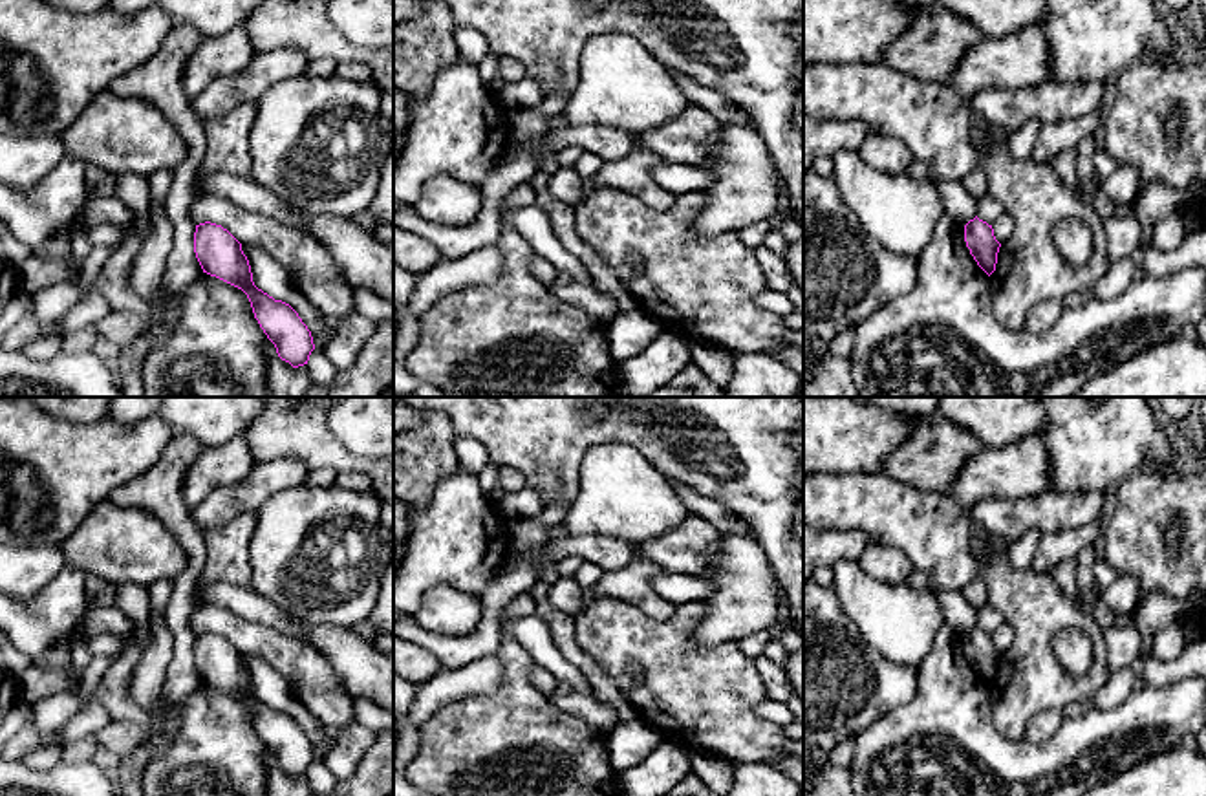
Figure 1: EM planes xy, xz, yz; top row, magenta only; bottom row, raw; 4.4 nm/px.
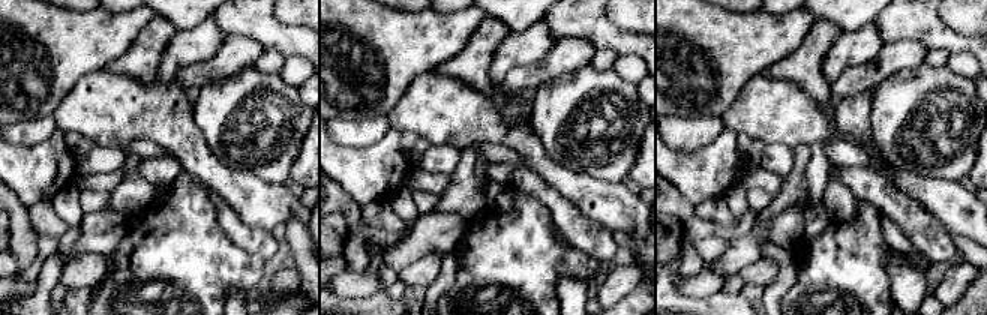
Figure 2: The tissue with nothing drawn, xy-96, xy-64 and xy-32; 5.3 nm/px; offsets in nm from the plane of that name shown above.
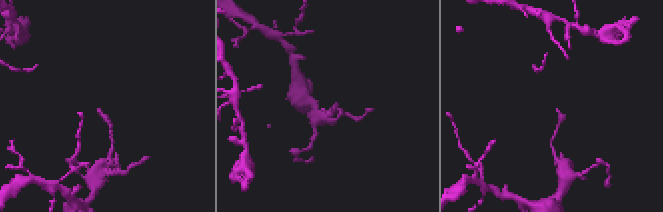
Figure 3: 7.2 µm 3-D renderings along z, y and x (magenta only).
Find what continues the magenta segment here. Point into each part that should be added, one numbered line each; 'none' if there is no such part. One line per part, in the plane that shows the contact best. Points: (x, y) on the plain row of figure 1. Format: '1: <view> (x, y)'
none

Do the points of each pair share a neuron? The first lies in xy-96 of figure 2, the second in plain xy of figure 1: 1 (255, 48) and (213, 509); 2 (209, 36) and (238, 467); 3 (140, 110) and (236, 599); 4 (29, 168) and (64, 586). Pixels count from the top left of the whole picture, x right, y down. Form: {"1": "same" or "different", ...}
{"1": "same", "2": "same", "3": "different", "4": "same"}

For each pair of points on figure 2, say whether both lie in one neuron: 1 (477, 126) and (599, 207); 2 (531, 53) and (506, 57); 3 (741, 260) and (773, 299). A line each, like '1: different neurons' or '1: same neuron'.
1: same neuron
2: same neuron
3: different neurons

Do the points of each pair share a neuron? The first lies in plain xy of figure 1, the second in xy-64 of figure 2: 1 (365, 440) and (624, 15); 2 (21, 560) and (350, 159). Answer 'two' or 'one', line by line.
1: one
2: two

